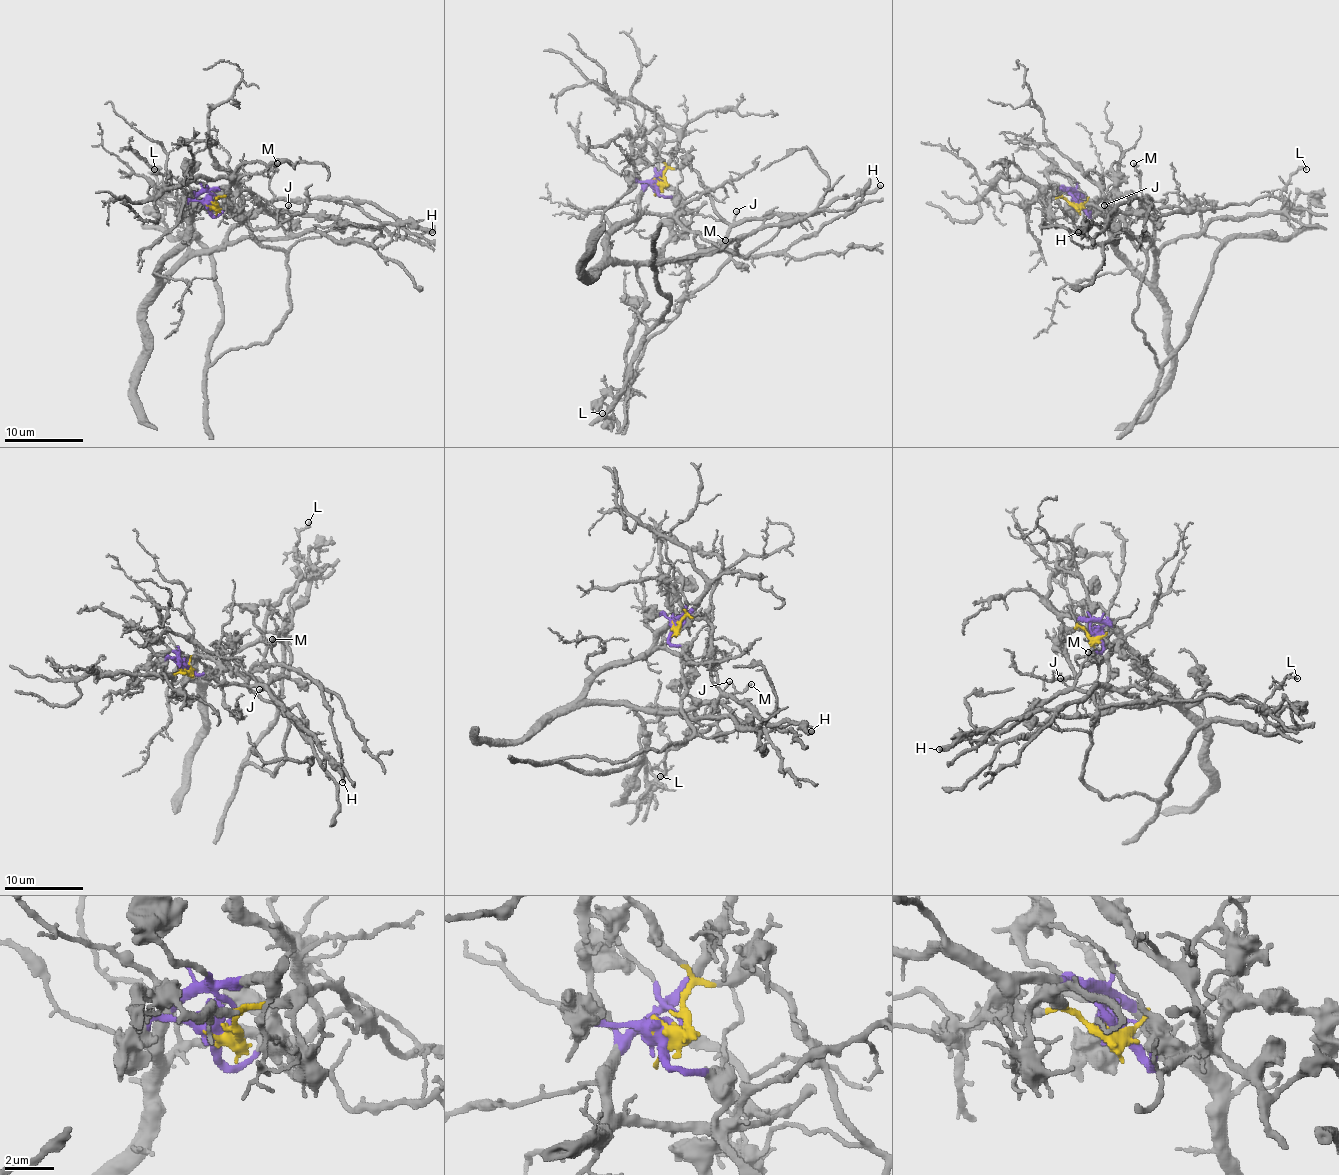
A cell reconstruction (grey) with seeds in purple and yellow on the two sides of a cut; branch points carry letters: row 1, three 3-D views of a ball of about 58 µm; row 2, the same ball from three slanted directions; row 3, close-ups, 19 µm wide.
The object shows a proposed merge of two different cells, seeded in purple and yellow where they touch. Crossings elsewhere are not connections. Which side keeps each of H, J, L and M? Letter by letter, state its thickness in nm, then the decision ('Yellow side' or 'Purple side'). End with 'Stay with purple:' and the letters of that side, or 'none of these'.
H: Thickness 340 nm. Yellow side
J: Thickness 120 nm. Yellow side
L: Thickness 90 nm. Purple side
M: Thickness 180 nm. Purple side
Stay with purple: L, M

